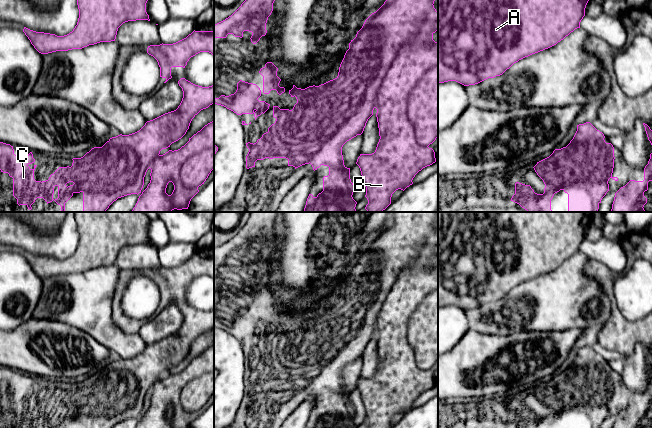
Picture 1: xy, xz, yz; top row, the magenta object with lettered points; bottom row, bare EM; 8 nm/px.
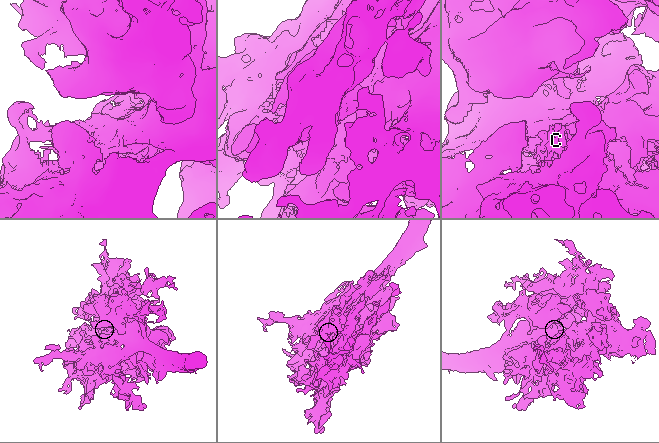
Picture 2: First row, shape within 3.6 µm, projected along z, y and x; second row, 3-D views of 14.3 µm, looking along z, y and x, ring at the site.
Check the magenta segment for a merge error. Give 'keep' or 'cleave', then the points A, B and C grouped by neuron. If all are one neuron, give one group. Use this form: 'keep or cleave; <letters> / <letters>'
keep; A B C

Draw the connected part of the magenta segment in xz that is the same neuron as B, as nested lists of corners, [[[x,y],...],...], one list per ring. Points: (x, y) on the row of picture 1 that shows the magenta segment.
[[[386,0],[376,12],[372,13],[365,20],[362,28],[357,32],[356,37],[349,43],[349,49],[344,55],[339,67],[338,76],[335,79],[319,86],[313,85],[305,89],[297,88],[293,85],[293,88],[289,90],[291,97],[295,96],[297,99],[297,103],[293,109],[280,109],[278,106],[273,106],[273,117],[276,119],[275,123],[268,128],[268,131],[264,133],[256,143],[246,143],[249,149],[246,156],[246,168],[255,167],[257,160],[263,160],[265,158],[286,158],[288,160],[288,166],[293,166],[295,169],[309,163],[312,165],[314,171],[321,165],[328,166],[329,175],[323,177],[323,191],[316,197],[309,194],[303,212],[356,212],[355,207],[357,202],[352,197],[354,185],[350,179],[350,168],[344,165],[342,147],[347,141],[363,133],[368,119],[373,115],[373,110],[376,108],[380,136],[379,142],[374,153],[360,154],[356,164],[360,168],[366,187],[365,197],[368,200],[368,204],[365,209],[367,212],[382,212],[385,210],[391,204],[392,194],[396,190],[401,189],[404,191],[413,184],[412,180],[419,171],[436,162],[434,150],[428,147],[438,137],[438,42],[433,40],[433,34],[438,30],[438,11],[434,8],[434,1],[435,0]]]

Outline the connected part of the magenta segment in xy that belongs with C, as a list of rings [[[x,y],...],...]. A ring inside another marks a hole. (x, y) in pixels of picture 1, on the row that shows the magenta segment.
[[[185,78],[178,81],[183,91],[183,98],[174,111],[165,113],[153,120],[147,121],[137,132],[129,135],[118,135],[110,138],[102,147],[94,147],[81,158],[73,158],[72,166],[59,167],[46,181],[36,181],[34,179],[34,168],[28,165],[35,162],[32,152],[24,156],[21,151],[14,154],[13,146],[0,142],[0,170],[8,173],[13,178],[13,196],[17,199],[17,204],[26,205],[29,210],[37,198],[43,198],[47,204],[53,200],[61,206],[61,212],[65,211],[65,203],[74,193],[83,193],[83,212],[105,212],[109,206],[118,198],[141,194],[132,212],[171,212],[174,209],[188,209],[191,199],[199,192],[198,187],[204,184],[211,171],[214,169],[214,120],[205,125],[200,131],[194,134],[189,141],[178,150],[169,150],[161,155],[160,151],[170,147],[170,145],[181,139],[189,129],[192,119],[203,109],[214,104],[214,84],[209,87],[202,87],[191,83]],[[148,169],[151,169],[151,180],[147,188],[142,192],[144,177]],[[169,182],[174,185],[171,195],[166,193]]]

